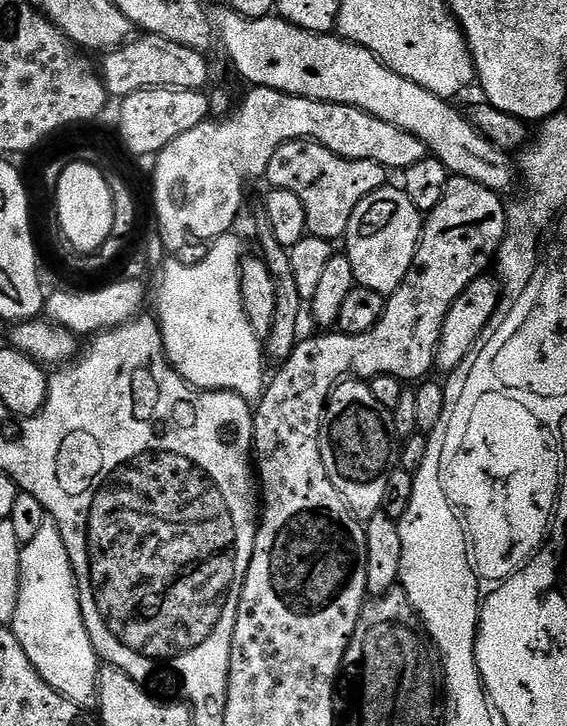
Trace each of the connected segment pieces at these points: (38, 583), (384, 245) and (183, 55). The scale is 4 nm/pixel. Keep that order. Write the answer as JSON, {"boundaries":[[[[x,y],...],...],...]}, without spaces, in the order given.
{"boundaries":[[[[46,518],[38,534],[34,534],[34,538],[30,538],[30,542],[20,549],[18,610],[14,610],[10,627],[22,650],[26,650],[26,658],[30,658],[34,670],[38,670],[38,674],[50,687],[58,690],[58,694],[62,694],[82,710],[97,707],[102,661],[96,655],[90,642],[90,634],[86,630],[86,622],[82,618],[80,591],[76,589],[76,575],[70,566],[70,554],[66,554],[66,542],[62,542],[62,534],[51,518]]],[[[392,187],[379,188],[374,190],[374,194],[362,198],[362,202],[358,202],[358,210],[354,210],[350,218],[346,233],[346,254],[350,258],[350,266],[354,266],[357,285],[374,290],[385,298],[402,286],[420,245],[422,227],[422,214],[414,202],[410,202],[403,187]]],[[[140,34],[120,48],[111,49],[101,59],[105,60],[99,61],[98,71],[104,80],[104,89],[112,98],[123,98],[147,88],[177,88],[199,92],[209,87],[208,60],[204,56],[207,55],[201,49],[170,42],[170,38]]]]}

